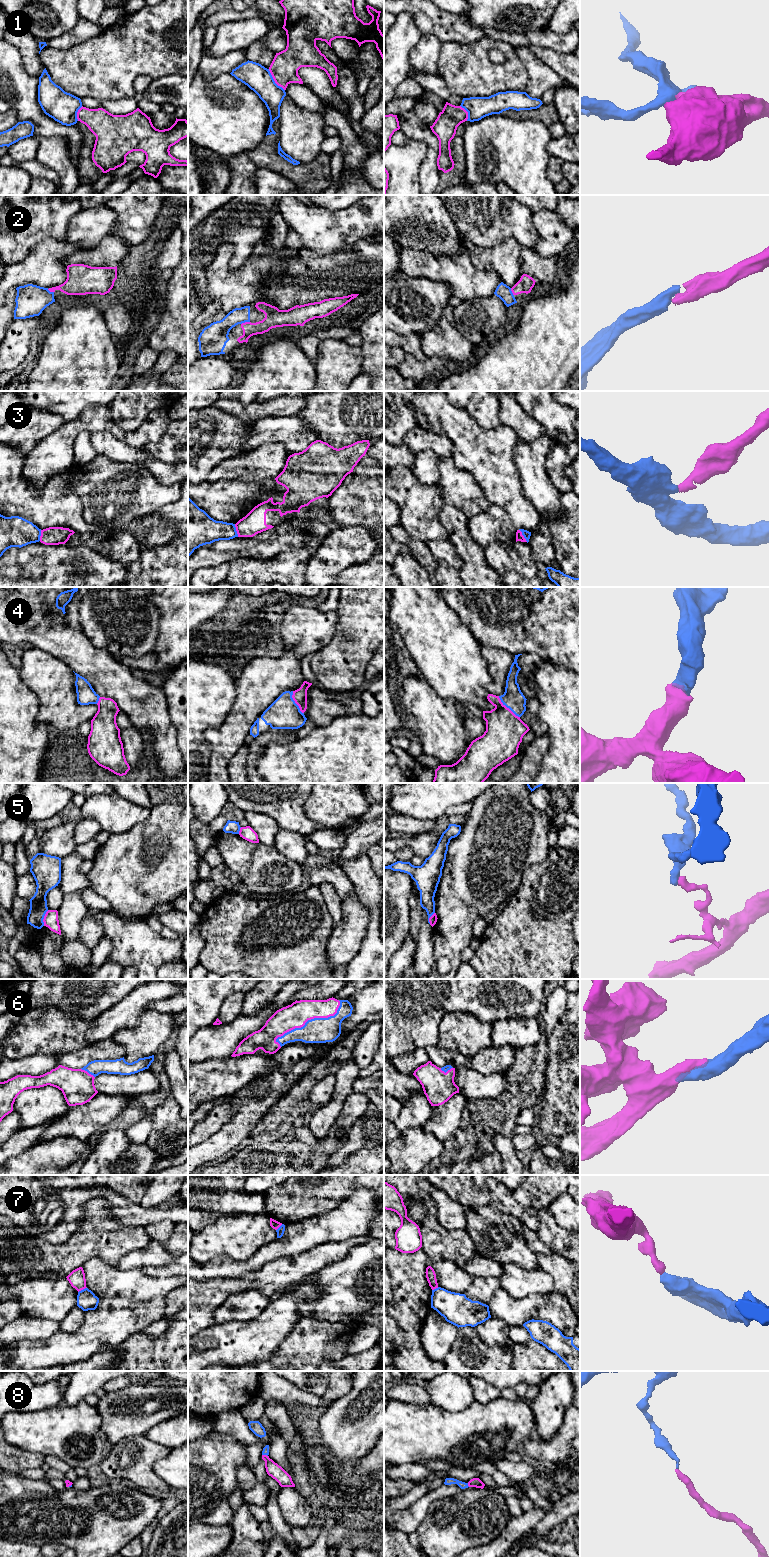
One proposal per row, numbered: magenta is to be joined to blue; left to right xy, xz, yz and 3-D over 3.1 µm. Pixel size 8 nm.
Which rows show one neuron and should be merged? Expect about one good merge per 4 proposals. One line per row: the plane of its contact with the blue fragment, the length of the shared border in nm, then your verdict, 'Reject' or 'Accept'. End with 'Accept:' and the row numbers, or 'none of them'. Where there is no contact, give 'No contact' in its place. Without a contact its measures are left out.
1: Touches blue in xz. Shared border 220 nm. Reject
2: Touches blue in xz. Shared border 80 nm. Accept
3: Touches blue in xz. Shared border 110 nm. Reject
4: Touches blue in yz. Shared border 240 nm. Accept
5: Touches blue in xy. Shared border 130 nm. Reject
6: Touches blue in xz. Shared border 600 nm. Accept
7: Touches blue in xy. Shared border 80 nm. Reject
8: Touches blue in yz. Shared border 40 nm. Reject
Accept: 2, 4, 6

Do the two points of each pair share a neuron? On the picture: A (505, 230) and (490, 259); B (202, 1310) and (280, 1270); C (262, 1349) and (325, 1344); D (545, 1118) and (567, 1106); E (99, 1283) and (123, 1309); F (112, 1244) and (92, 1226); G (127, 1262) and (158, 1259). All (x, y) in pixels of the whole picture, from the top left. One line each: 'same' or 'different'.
A: different
B: same
C: different
D: same
E: different
F: same
G: same

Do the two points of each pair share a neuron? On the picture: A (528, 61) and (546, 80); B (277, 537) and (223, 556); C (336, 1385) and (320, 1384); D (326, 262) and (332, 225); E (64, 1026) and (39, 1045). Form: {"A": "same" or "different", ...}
{"A": "same", "B": "same", "C": "different", "D": "different", "E": "same"}

